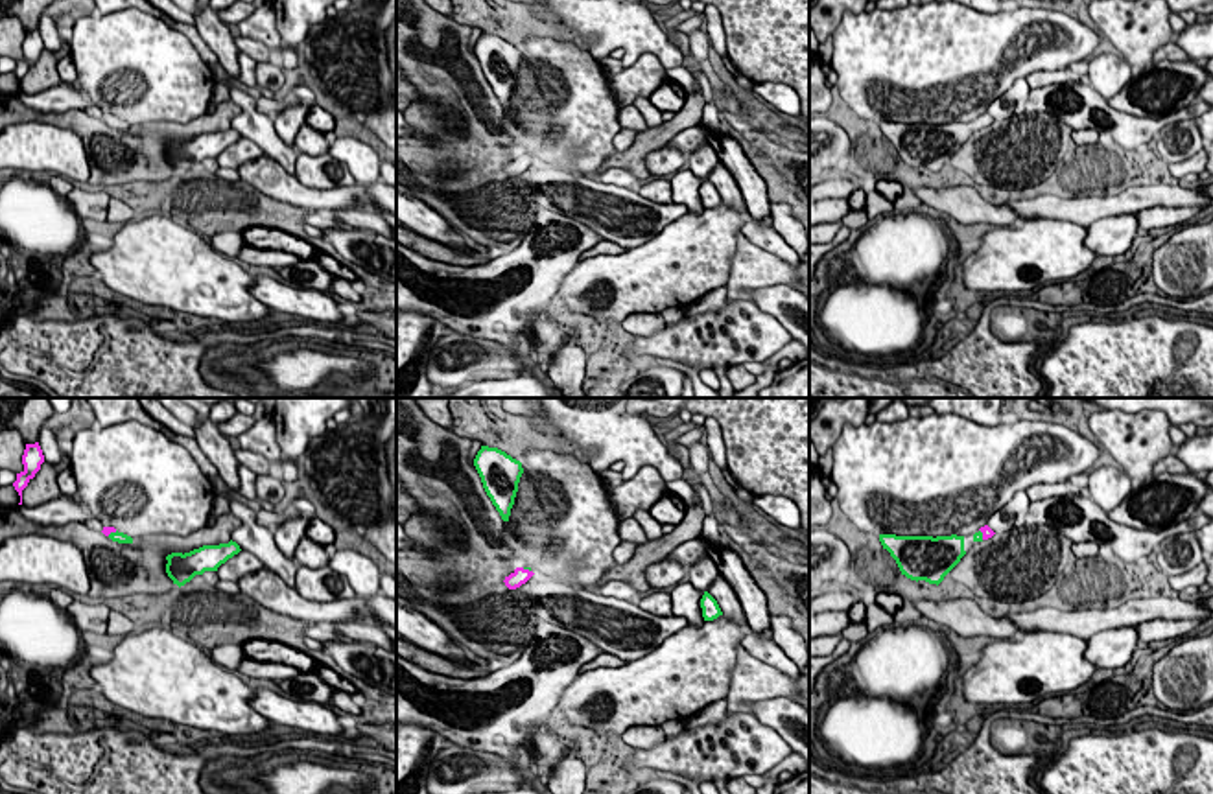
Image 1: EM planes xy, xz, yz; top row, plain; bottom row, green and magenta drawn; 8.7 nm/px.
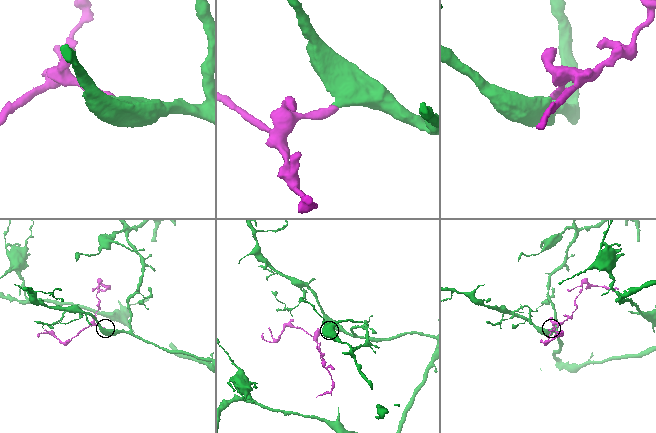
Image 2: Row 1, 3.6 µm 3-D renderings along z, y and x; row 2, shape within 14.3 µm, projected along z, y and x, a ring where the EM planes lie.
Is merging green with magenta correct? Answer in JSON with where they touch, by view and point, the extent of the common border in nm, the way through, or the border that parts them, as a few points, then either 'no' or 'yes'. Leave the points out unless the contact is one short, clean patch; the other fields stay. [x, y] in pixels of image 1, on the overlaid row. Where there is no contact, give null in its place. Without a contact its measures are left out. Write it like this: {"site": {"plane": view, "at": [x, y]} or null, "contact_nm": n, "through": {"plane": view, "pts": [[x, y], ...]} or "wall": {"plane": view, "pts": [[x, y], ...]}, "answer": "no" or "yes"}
{"site": {"plane": "yz", "at": [981, 535]}, "contact_nm": 100, "through": {"plane": "yz", "pts": [[977, 537], [981, 535], [987, 533]]}, "answer": "yes"}

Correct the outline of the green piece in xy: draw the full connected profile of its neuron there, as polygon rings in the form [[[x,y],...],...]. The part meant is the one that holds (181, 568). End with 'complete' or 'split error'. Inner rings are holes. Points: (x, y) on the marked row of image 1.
[[[236,542],[219,545],[203,545],[190,553],[171,553],[166,556],[166,573],[179,588],[205,571],[218,571],[221,564],[238,555],[241,549]]] | complete

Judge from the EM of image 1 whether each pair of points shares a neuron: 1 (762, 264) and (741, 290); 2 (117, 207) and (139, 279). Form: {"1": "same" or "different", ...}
{"1": "same", "2": "different"}

